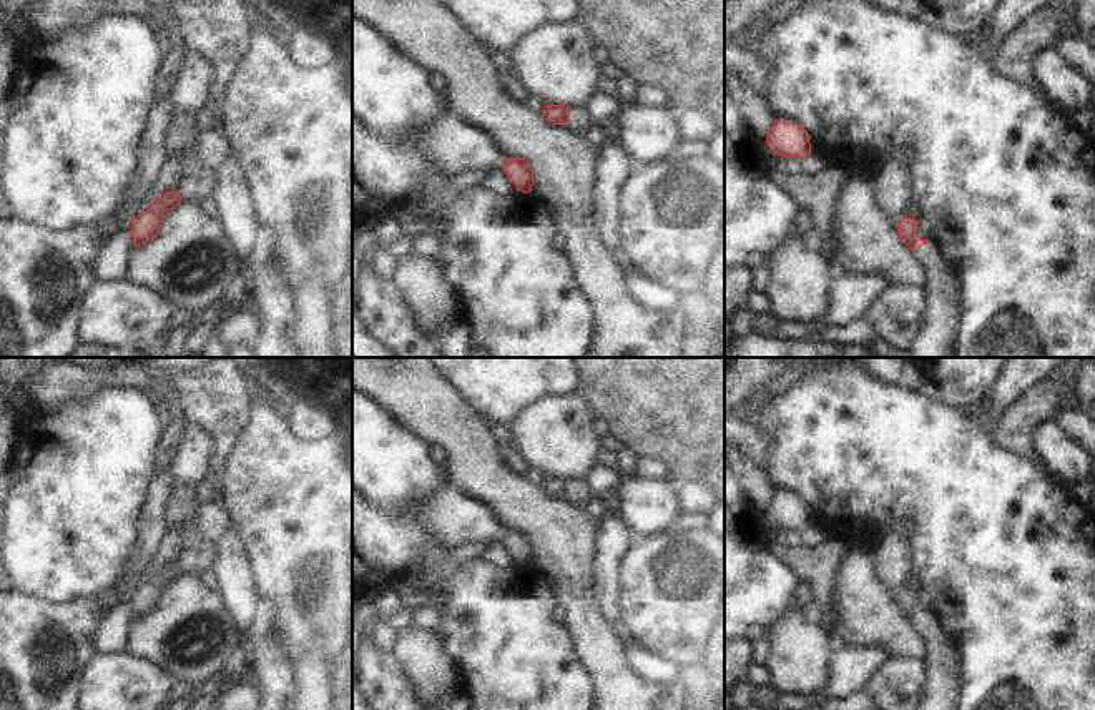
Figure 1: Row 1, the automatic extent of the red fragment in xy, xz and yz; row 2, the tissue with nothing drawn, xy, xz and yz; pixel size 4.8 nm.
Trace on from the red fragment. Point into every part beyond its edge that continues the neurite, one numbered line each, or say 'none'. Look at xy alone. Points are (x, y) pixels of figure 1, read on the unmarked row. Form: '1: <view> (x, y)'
none

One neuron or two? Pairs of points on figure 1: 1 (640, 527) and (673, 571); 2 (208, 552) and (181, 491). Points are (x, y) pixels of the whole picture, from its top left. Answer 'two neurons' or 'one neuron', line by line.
1: two neurons
2: one neuron

